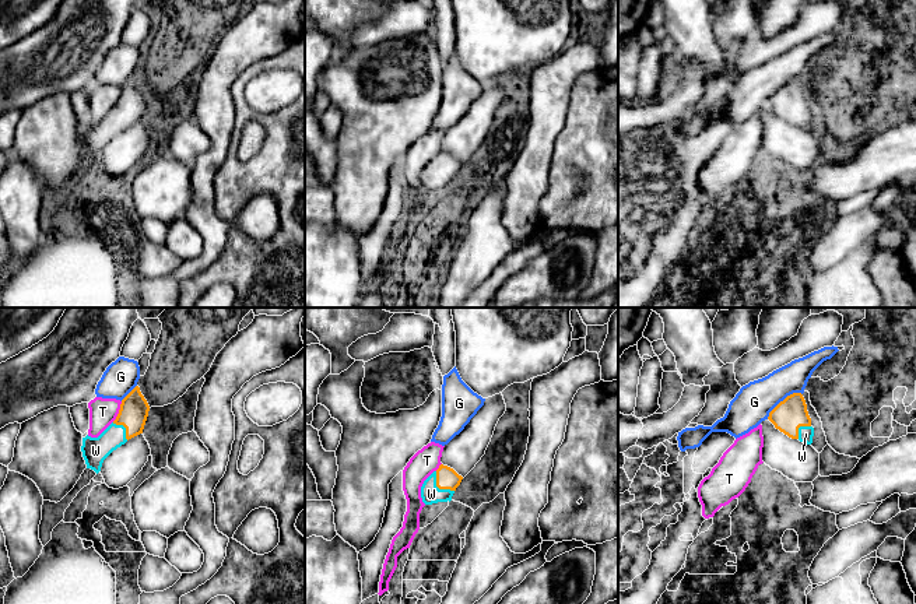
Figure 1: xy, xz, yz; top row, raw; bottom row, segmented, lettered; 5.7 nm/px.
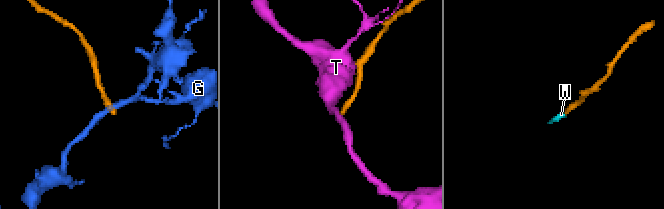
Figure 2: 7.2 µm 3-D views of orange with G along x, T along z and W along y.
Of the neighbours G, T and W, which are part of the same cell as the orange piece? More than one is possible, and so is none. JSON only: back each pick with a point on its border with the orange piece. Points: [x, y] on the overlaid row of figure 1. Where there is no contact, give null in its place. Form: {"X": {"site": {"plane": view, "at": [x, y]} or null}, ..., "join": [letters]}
{"W": {"site": {"plane": "xz", "at": [438, 487]}}, "join": ["W"]}

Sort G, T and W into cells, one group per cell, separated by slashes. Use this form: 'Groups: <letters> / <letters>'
Groups: G / T / W

